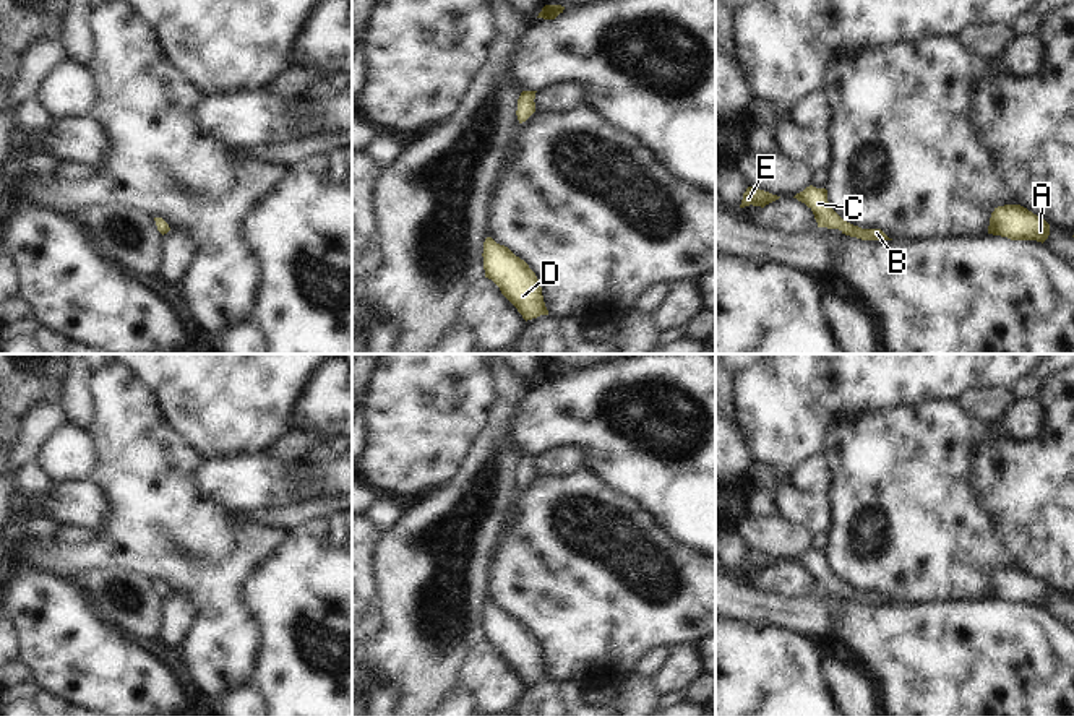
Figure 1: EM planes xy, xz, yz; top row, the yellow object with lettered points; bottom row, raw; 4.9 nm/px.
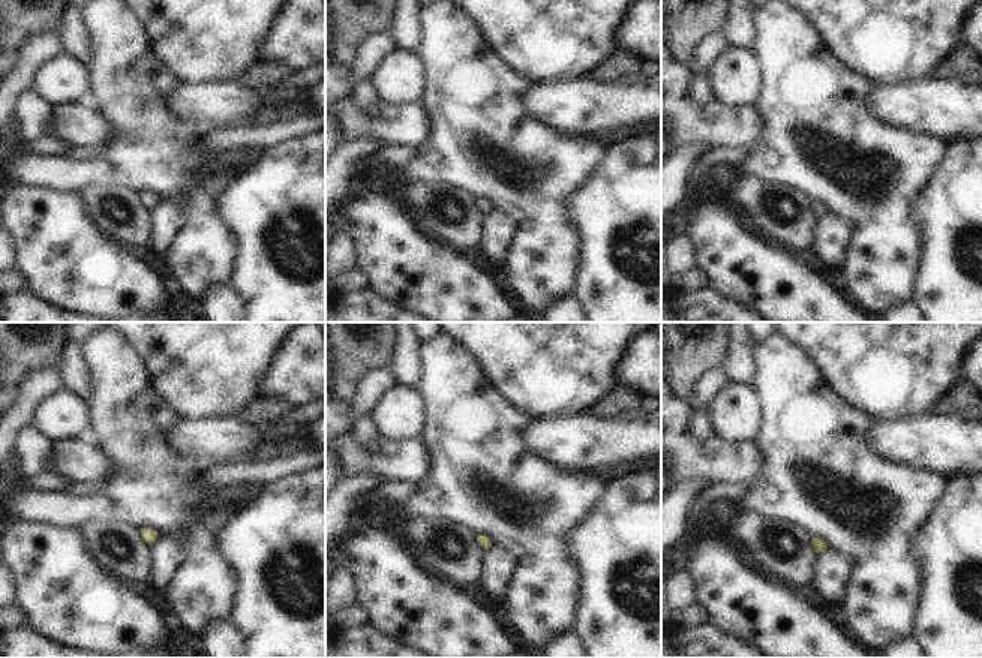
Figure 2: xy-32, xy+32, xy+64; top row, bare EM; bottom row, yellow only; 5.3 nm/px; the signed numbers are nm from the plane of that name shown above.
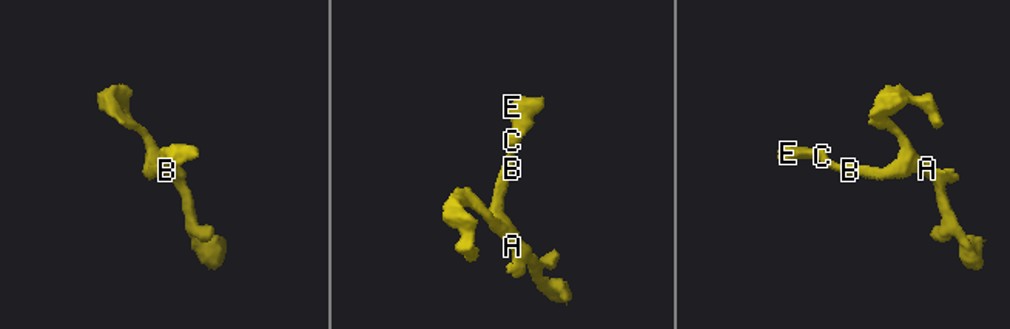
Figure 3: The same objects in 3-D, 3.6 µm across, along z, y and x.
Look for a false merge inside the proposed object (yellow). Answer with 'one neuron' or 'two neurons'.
one neuron

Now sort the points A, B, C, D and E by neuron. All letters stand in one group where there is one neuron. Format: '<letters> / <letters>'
A B C D E

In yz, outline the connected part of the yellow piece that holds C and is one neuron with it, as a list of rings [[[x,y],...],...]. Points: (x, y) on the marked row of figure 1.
[[[810,185],[803,192],[797,193],[793,198],[805,203],[813,211],[818,227],[839,229],[842,234],[861,240],[879,240],[879,239],[892,240],[881,229],[861,229],[844,221],[831,208],[826,188],[816,188]]]

